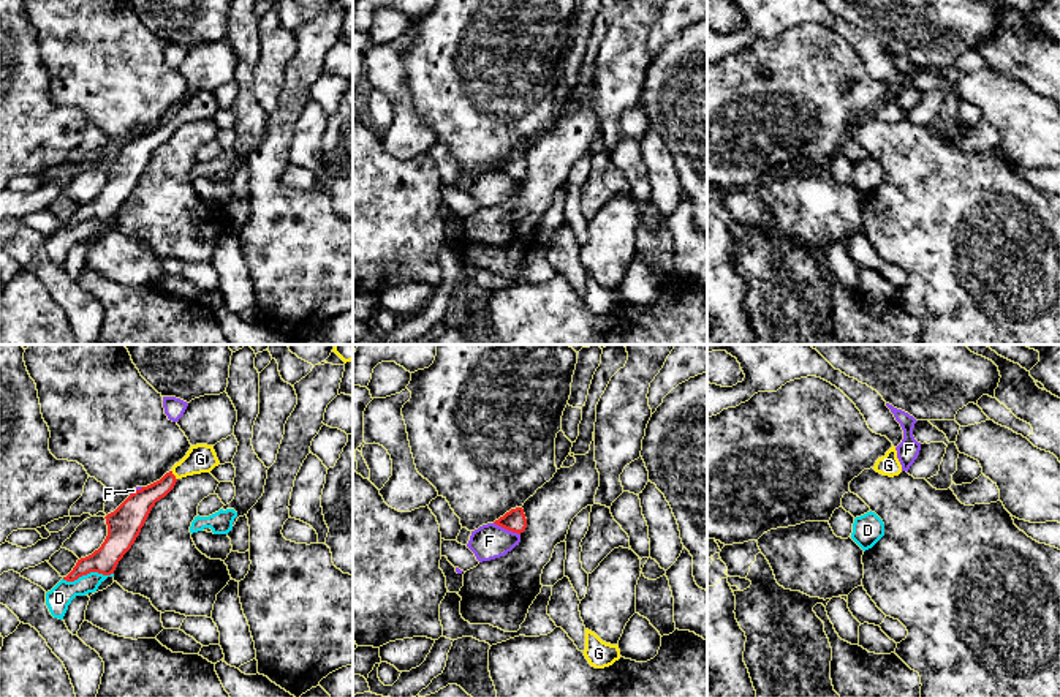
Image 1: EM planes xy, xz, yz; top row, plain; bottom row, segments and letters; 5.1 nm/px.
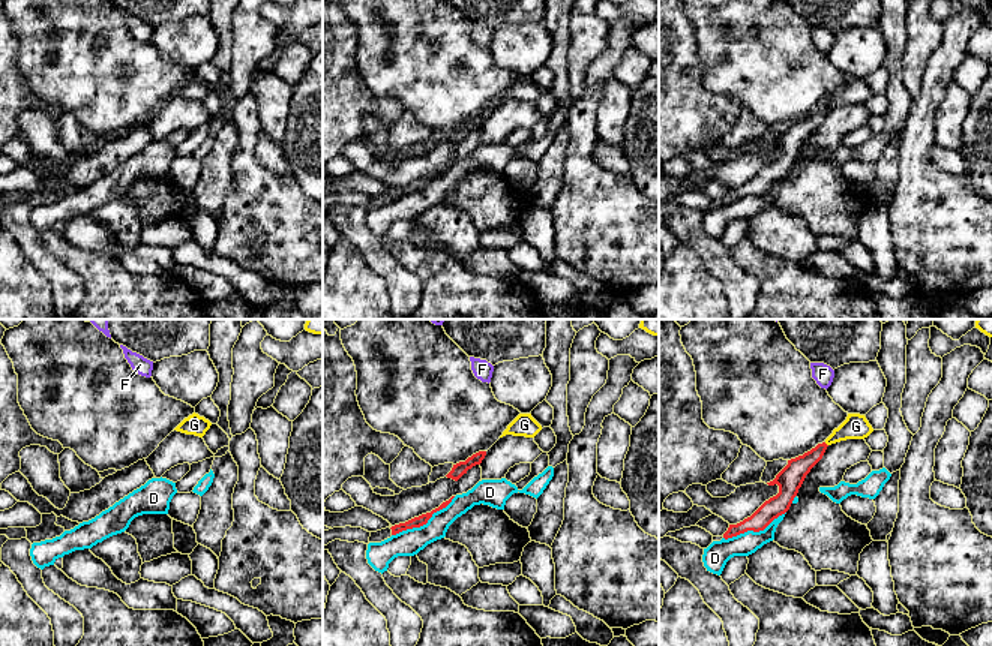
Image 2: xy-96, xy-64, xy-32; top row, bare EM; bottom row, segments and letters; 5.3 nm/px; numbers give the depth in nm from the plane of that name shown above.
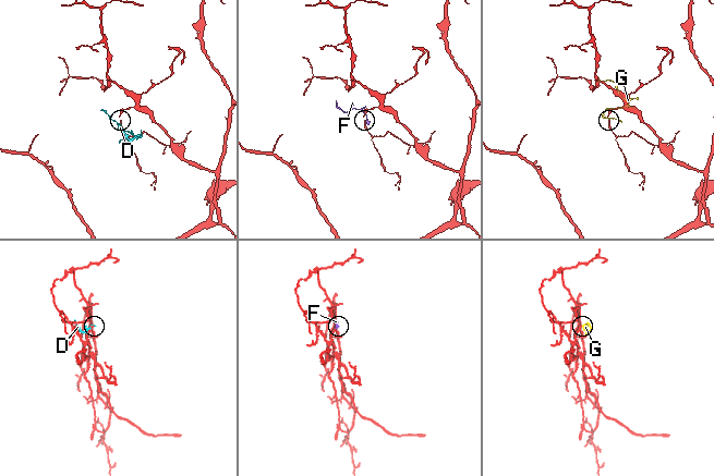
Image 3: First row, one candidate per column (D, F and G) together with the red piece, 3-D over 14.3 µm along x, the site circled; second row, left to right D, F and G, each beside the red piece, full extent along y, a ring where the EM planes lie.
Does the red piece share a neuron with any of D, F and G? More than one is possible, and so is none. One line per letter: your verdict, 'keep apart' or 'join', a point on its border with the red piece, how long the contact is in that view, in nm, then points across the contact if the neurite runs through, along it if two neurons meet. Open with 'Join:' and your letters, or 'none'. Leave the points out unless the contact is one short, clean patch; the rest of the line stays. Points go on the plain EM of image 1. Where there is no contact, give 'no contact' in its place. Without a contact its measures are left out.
Join: G
D: keep apart | xy (87, 218) | 260 nm
F: keep apart | xz (507, 174) | 150 nm | along xz (494, 168), (519, 180)
G: join | xy (173, 120) | 60 nm | across xy (136, 154), (173, 120), (200, 105)

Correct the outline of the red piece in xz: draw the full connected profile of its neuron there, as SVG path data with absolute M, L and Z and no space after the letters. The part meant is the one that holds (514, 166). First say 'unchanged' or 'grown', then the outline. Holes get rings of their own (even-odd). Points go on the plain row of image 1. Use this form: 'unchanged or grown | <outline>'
unchanged | M522 153L511 155L494 169L517 180L524 179L527 174L527 164Z

